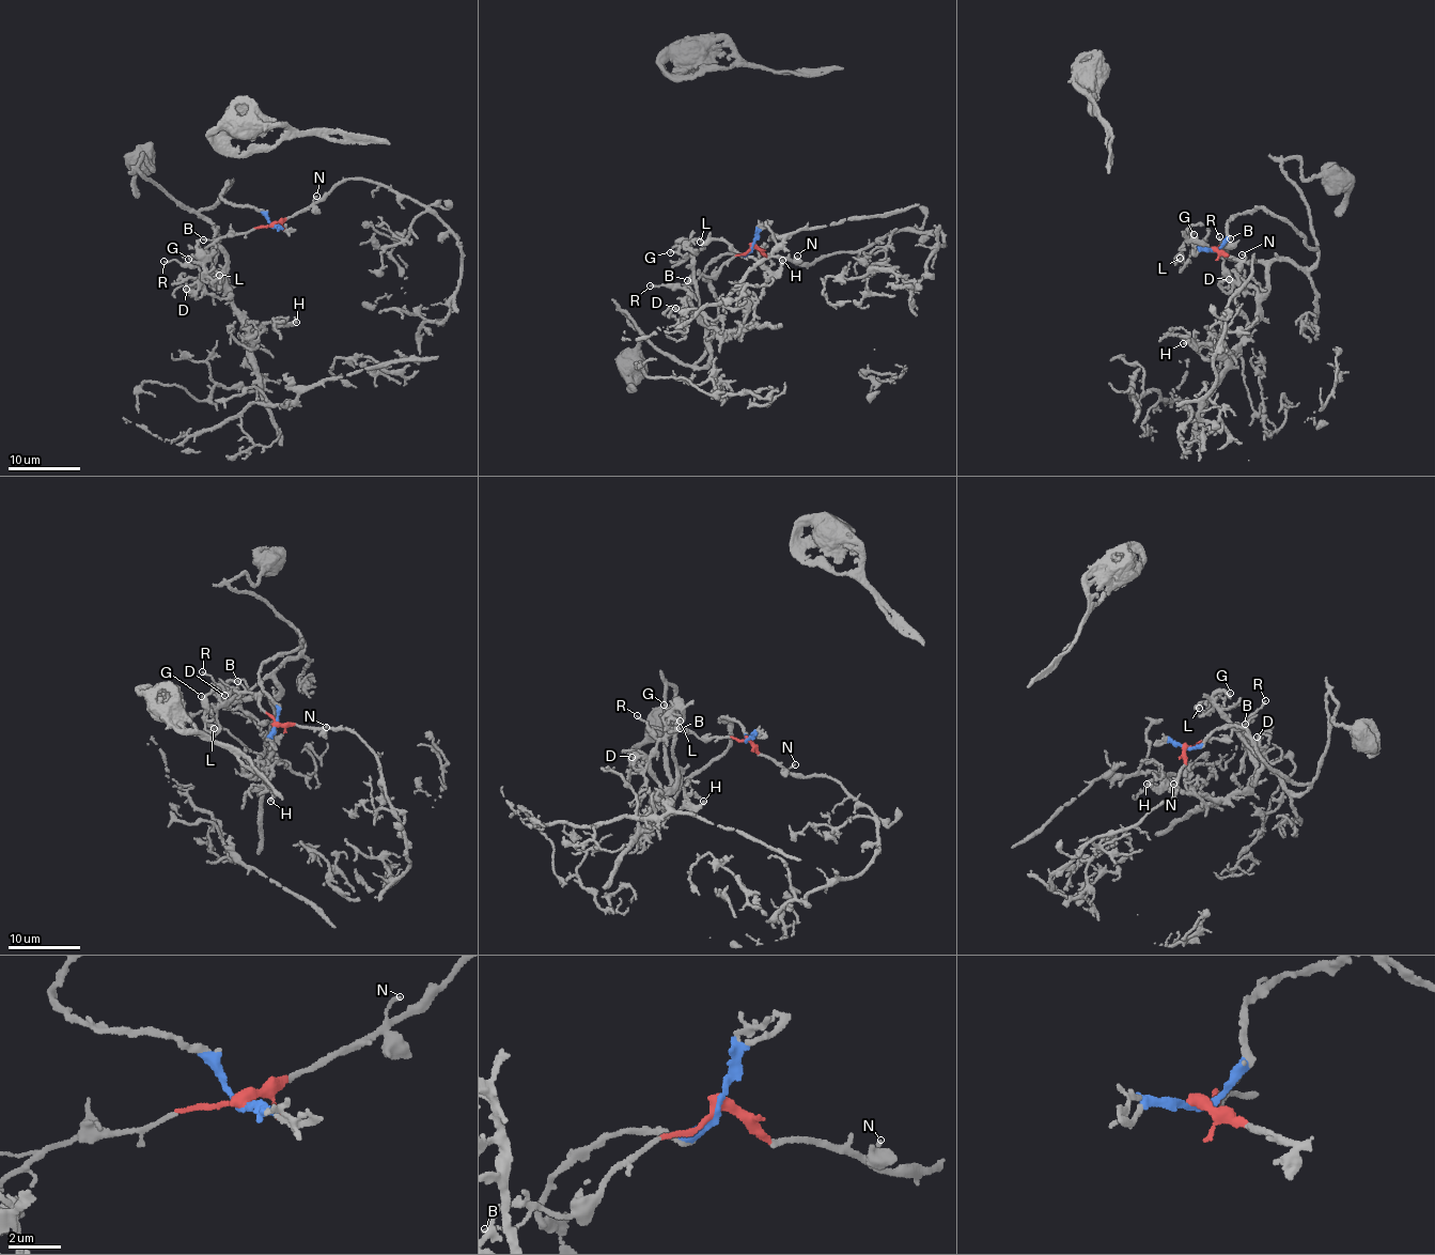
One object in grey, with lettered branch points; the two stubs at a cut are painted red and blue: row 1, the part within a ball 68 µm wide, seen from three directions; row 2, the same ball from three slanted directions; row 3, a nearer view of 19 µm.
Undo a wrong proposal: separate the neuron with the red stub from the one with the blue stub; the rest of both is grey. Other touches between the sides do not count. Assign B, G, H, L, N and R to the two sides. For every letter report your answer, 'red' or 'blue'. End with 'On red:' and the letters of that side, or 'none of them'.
B: red
G: blue
H: blue
L: blue
N: red
R: red
On red: B, N, R

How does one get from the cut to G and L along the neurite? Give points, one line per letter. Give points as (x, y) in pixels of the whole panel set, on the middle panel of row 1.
G: (751, 246), (719, 254), (703, 277), (718, 316), (700, 368), (710, 350), (698, 285), (689, 258), (669, 252)
L: (751, 246), (719, 254), (703, 277), (718, 316), (700, 368), (710, 350), (684, 242), (699, 242)

